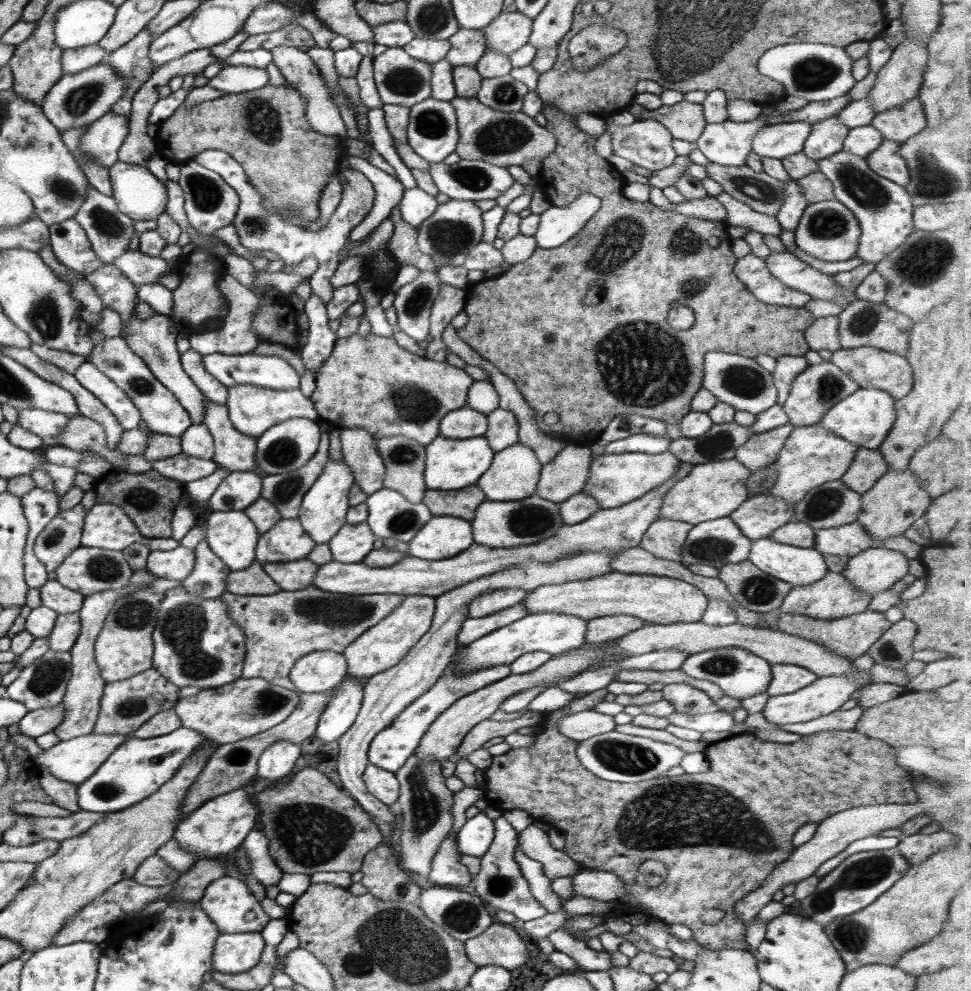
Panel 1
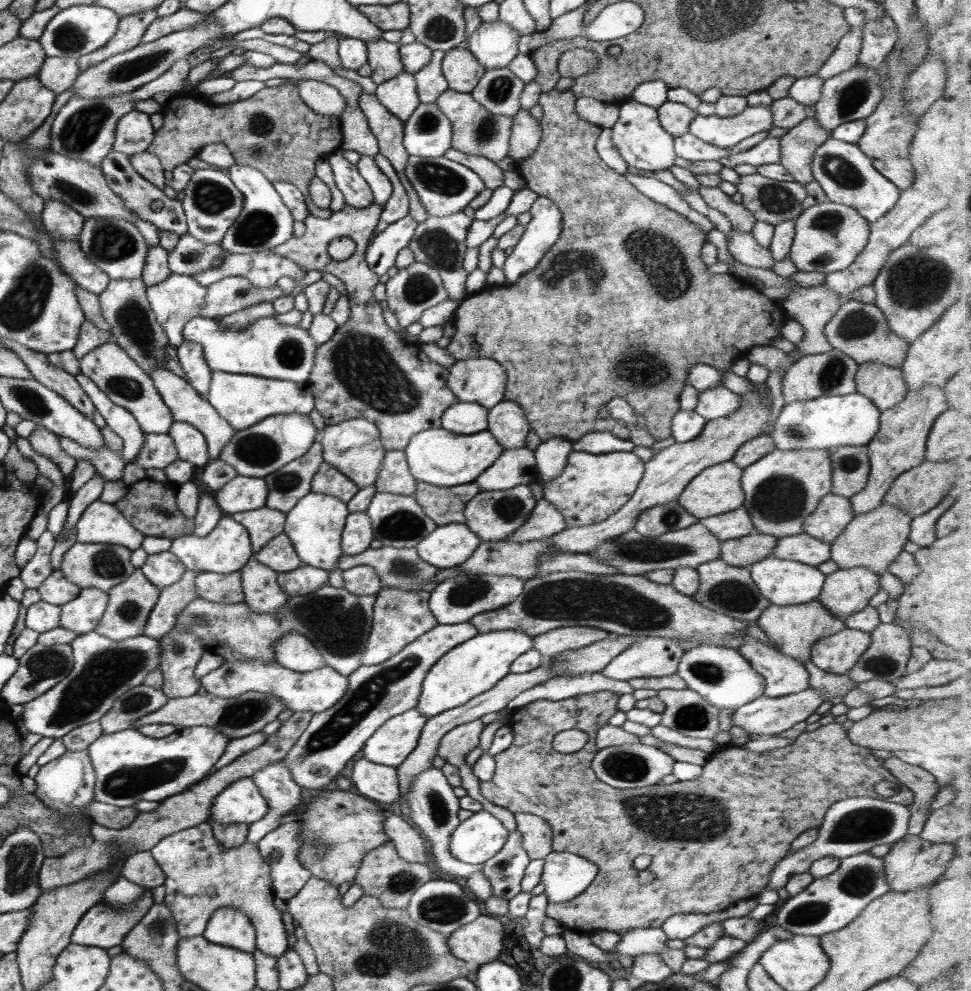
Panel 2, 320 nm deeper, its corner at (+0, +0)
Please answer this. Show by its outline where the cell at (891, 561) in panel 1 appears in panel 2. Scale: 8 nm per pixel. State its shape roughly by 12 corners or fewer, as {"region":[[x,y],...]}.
{"region":[[862,566],[826,575],[817,599],[846,620],[880,590]]}

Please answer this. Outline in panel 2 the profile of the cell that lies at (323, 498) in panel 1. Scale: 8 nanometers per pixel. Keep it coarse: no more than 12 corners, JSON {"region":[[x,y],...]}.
{"region":[[310,492],[286,513],[283,534],[304,565],[334,570],[349,514]]}

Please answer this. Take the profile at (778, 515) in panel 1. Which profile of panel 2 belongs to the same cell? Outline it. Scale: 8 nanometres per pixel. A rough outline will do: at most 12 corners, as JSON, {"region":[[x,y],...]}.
{"region":[[744,506],[699,519],[722,541],[754,533]]}

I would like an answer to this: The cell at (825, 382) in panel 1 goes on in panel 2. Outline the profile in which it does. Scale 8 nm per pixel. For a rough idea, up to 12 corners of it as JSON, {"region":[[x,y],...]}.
{"region":[[836,349],[794,361],[785,404],[857,391],[859,364]]}

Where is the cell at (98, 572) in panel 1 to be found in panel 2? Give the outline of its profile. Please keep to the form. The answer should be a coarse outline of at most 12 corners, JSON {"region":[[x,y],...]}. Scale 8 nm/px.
{"region":[[75,543],[62,574],[108,592],[134,571],[131,550]]}

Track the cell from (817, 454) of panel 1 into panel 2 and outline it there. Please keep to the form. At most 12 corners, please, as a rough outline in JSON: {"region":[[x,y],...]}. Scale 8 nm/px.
{"region":[[827,449],[743,469],[754,532],[782,538],[831,492]]}

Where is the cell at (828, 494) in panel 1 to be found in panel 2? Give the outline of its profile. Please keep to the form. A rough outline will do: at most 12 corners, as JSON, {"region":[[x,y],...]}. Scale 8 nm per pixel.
{"region":[[830,492],[802,530],[832,544],[854,517],[850,499]]}

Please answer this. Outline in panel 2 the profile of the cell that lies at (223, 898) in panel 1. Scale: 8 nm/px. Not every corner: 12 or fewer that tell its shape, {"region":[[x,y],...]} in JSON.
{"region":[[220,907],[201,934],[253,954],[256,933],[239,908]]}

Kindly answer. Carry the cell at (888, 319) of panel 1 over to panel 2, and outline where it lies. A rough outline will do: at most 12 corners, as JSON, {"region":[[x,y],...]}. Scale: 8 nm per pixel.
{"region":[[846,300],[826,324],[832,349],[901,368],[910,343],[876,305]]}

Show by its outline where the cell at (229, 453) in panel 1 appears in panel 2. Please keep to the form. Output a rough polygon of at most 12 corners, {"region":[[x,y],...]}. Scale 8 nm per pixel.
{"region":[[150,371],[174,420],[195,426],[216,460],[237,430],[188,380]]}

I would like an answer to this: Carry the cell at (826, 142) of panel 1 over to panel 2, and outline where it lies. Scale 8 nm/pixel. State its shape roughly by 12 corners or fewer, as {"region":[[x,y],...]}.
{"region":[[876,69],[825,79],[815,102],[823,131],[868,118],[883,98]]}

